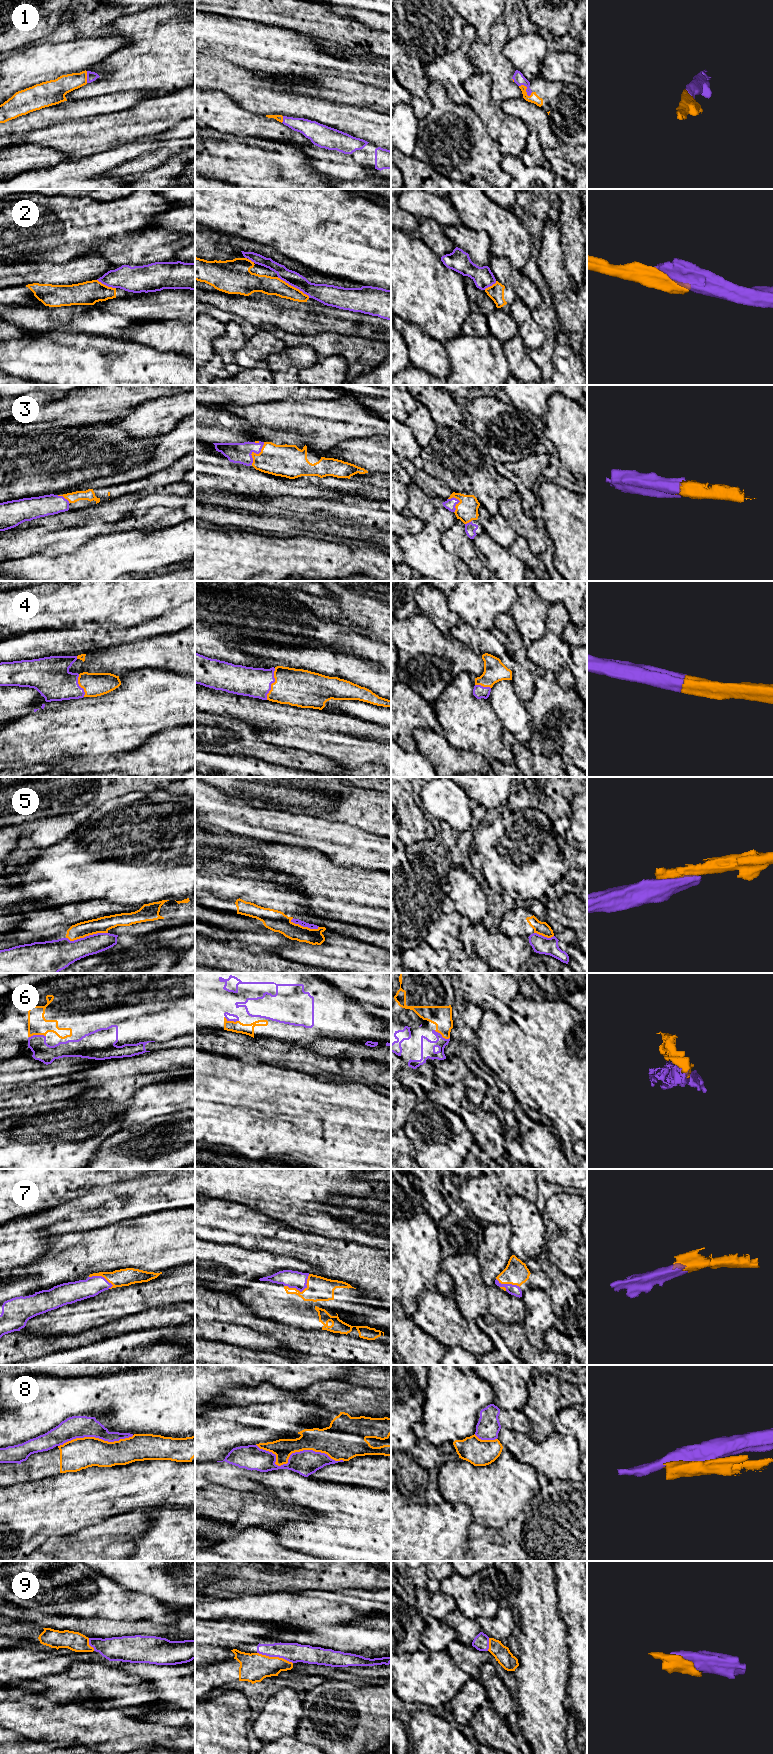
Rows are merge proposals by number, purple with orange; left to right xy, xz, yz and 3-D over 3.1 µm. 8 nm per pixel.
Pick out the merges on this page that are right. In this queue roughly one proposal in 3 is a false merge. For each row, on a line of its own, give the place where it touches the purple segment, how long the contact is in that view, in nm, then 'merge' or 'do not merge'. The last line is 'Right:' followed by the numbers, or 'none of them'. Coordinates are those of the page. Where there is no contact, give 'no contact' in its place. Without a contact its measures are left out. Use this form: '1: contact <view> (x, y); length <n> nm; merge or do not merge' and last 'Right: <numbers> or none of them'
1: contact yz (526, 89); length 130 nm; merge
2: contact xz (293, 286); length 300 nm; do not merge
3: contact xz (255, 452); length 220 nm; merge
4: contact xz (271, 683); length 260 nm; merge
5: contact xy (86, 936); length 340 nm; do not merge
6: contact xy (37, 1035); length 140 nm; merge
7: contact xz (301, 1291); length 220 nm; merge
8: contact xz (294, 1453); length 700 nm; do not merge
9: contact xz (275, 1656); length 300 nm; merge
Right: 1, 3, 4, 6, 7, 9

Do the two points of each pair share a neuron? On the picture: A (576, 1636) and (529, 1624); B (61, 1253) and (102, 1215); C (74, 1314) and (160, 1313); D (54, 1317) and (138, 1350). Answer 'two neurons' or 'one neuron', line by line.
A: two neurons
B: two neurons
C: two neurons
D: two neurons

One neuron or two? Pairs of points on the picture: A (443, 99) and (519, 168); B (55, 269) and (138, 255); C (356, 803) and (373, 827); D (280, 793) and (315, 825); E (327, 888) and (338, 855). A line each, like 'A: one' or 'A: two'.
A: two
B: two
C: one
D: two
E: two

